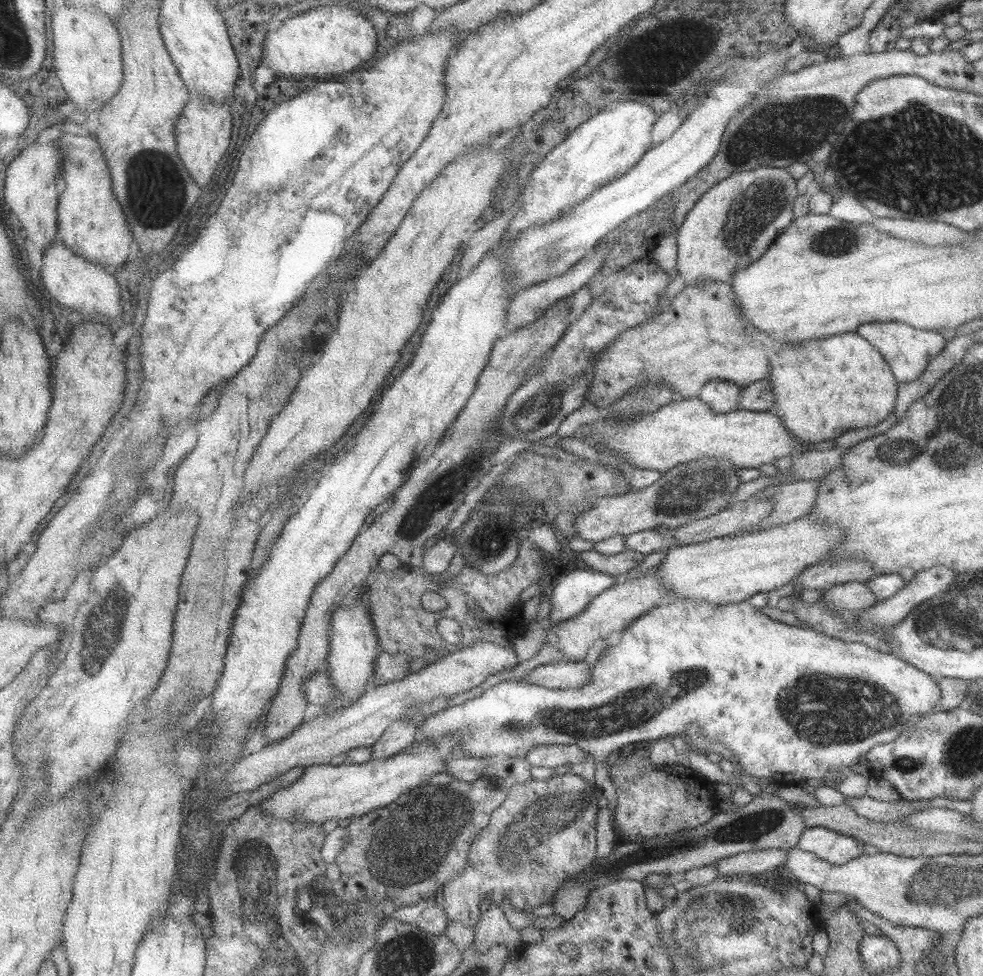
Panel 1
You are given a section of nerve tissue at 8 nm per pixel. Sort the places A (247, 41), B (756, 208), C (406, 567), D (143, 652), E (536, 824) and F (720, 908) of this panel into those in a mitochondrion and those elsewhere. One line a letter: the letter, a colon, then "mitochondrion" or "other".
A: other
B: mitochondrion
C: other
D: other
E: mitochondrion
F: mitochondrion

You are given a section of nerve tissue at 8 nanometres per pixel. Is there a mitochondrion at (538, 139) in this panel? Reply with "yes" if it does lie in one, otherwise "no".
no

